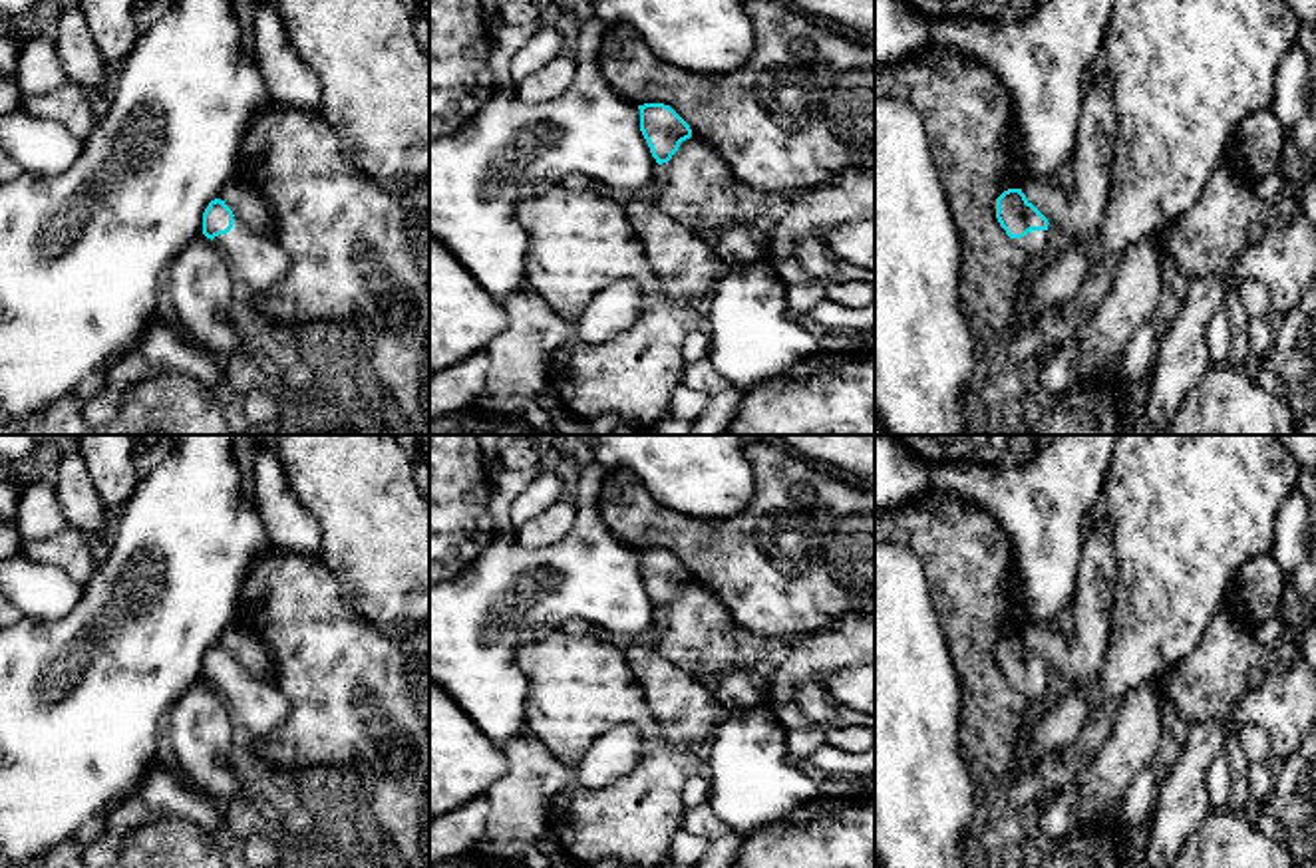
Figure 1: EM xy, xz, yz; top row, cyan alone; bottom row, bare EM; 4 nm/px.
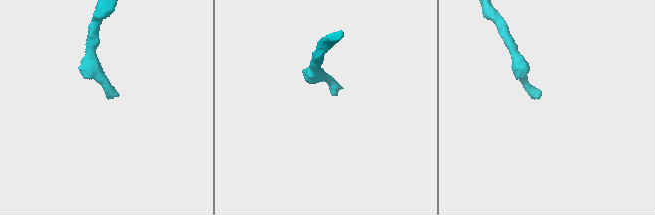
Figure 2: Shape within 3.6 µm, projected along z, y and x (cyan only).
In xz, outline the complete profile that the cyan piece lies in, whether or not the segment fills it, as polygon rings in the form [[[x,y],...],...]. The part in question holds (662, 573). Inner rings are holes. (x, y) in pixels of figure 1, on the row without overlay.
[[[644,548],[640,554],[640,576],[658,610],[672,604],[680,588],[692,582],[690,570],[664,548]]]

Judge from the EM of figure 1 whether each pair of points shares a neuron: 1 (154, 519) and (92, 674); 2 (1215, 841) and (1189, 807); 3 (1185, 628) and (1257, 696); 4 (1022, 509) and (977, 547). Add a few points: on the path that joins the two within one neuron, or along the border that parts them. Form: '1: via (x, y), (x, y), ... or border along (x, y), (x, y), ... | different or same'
1: via (144, 557), (144, 586), (126, 606), (126, 636) | same
2: border along (1213, 807), (1179, 847) | different
3: border along (1227, 600), (1213, 616), (1201, 640), (1165, 670) | different
4: border along (965, 499), (981, 505), (1008, 539), (1012, 575) | different

